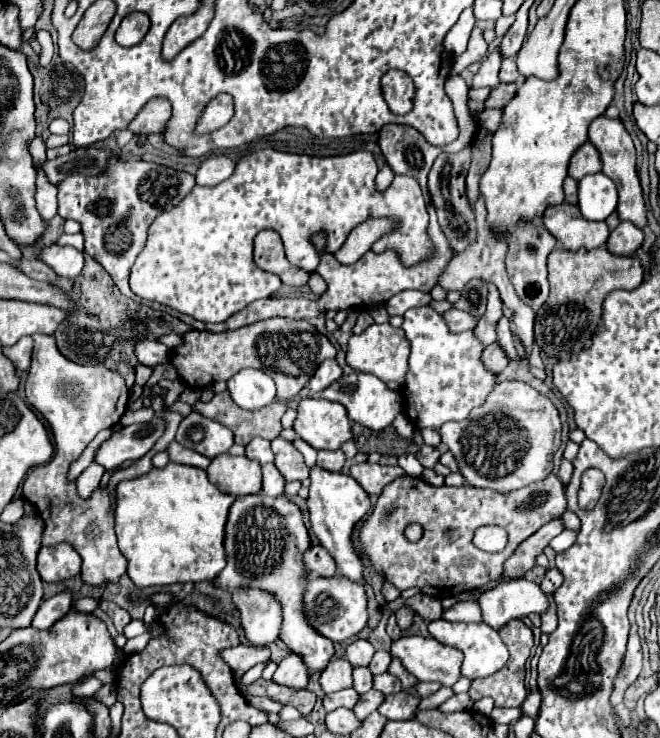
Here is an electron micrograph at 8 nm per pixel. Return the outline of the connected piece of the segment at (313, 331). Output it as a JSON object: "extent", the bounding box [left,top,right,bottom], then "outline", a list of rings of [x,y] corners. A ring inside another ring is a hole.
{"extent":[172,317,334,399],"outline":[[[274,317],[224,333],[188,331],[184,335],[184,345],[172,351],[172,365],[176,367],[178,377],[184,377],[184,381],[196,389],[208,387],[216,381],[228,381],[240,369],[254,367],[274,379],[280,399],[290,399],[306,385],[306,377],[314,371],[314,361],[334,357],[334,345],[312,323]]]}

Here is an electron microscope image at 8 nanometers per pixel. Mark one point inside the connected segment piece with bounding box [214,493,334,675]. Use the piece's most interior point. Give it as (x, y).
(265, 538)

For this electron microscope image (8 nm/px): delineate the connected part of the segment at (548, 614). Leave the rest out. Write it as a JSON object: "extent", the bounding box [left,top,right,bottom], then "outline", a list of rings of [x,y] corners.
{"extent":[540,593,557,634],"outline":[[[547,593],[547,598],[549,601],[549,608],[548,610],[543,613],[540,618],[541,618],[541,626],[540,629],[542,633],[550,634],[552,631],[554,631],[557,627],[557,613],[556,613],[556,604],[553,599],[553,595]]]}

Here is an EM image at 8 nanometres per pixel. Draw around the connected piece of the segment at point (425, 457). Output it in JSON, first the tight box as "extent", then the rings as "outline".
{"extent":[416,445,440,467],"outline":[[[422,445],[422,449],[418,451],[416,459],[418,459],[422,465],[426,465],[426,467],[434,467],[434,465],[438,463],[438,459],[440,459],[440,449],[438,449],[438,447]]]}

